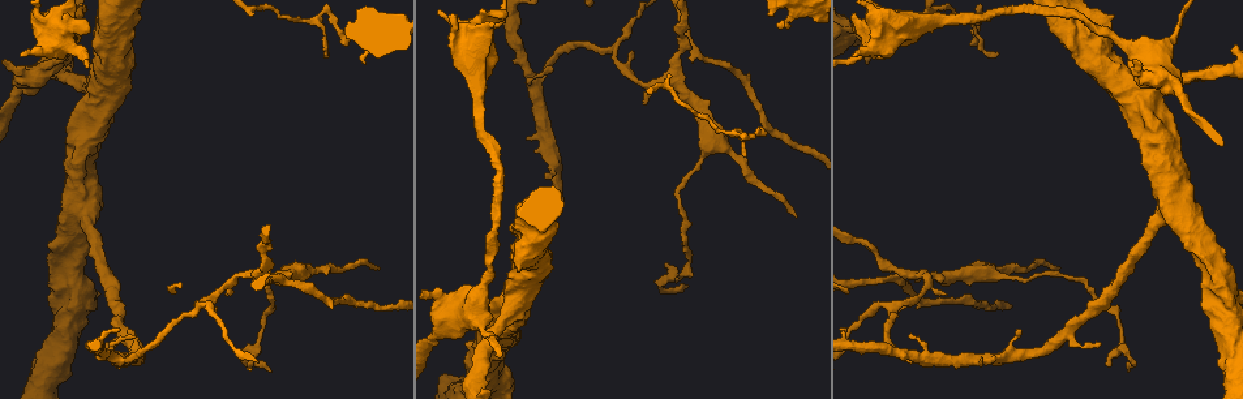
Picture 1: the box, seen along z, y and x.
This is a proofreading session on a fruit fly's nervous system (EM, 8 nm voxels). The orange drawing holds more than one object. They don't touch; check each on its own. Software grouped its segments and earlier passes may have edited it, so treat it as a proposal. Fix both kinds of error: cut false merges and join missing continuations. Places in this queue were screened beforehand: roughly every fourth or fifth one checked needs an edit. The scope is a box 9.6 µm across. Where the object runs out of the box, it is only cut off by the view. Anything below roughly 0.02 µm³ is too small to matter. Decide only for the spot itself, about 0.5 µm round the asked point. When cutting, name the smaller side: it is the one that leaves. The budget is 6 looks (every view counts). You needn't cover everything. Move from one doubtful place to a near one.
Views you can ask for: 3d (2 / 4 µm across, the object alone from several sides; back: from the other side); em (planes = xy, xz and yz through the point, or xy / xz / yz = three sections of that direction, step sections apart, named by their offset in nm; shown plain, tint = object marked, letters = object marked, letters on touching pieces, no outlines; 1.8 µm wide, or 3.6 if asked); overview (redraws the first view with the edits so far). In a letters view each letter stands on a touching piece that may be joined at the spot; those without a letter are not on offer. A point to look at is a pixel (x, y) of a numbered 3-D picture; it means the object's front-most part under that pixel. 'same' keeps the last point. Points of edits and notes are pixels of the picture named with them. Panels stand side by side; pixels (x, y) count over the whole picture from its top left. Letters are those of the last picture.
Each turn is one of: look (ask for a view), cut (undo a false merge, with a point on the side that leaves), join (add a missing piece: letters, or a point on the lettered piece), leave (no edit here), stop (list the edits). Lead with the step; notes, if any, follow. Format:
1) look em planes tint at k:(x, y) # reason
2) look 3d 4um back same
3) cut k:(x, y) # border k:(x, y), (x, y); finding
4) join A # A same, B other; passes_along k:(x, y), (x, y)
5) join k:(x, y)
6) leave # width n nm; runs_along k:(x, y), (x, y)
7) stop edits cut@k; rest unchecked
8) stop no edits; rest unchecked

look 3d 4um at 1:(743, 134) # abrupt turn

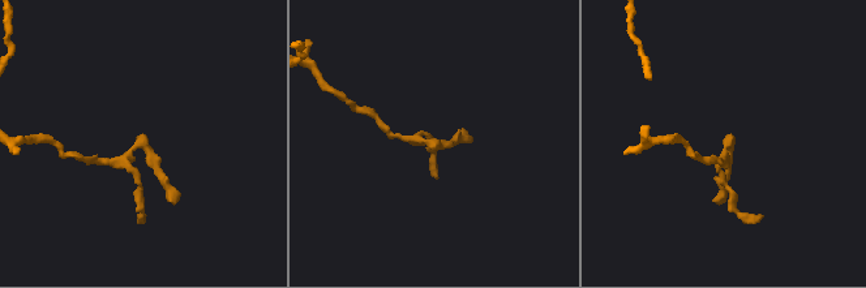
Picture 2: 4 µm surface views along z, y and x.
look em planes letters at 2:(728, 147) # shape alone is not enough

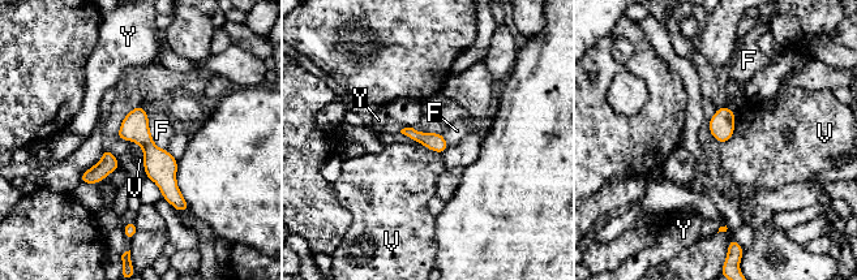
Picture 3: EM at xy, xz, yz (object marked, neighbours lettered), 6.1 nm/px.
leave # F other, V other, Y other; runs_along 3:(138, 110), (138, 132), (176, 205); one neuron here

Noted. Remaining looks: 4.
look em planes letters at 1:(893, 310)

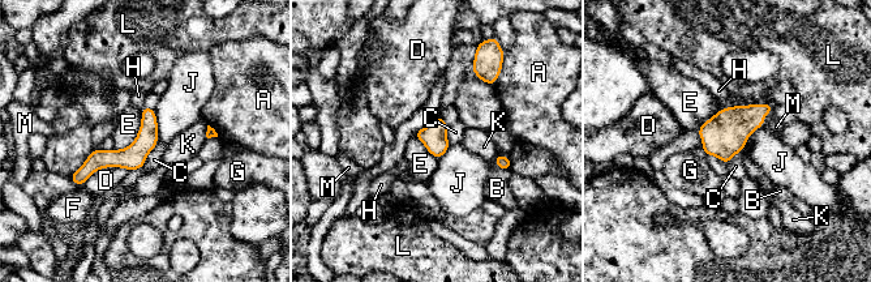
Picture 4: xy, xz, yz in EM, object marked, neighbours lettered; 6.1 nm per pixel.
cut 4:(764, 109) # A other, B other, C other, D other, E other, F other, G other, H other, J other, K other, L other, M other; border 4:(758, 105), (763, 119); two neurons meet here

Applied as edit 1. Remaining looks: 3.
stop edits cut@4; rest unchecked

